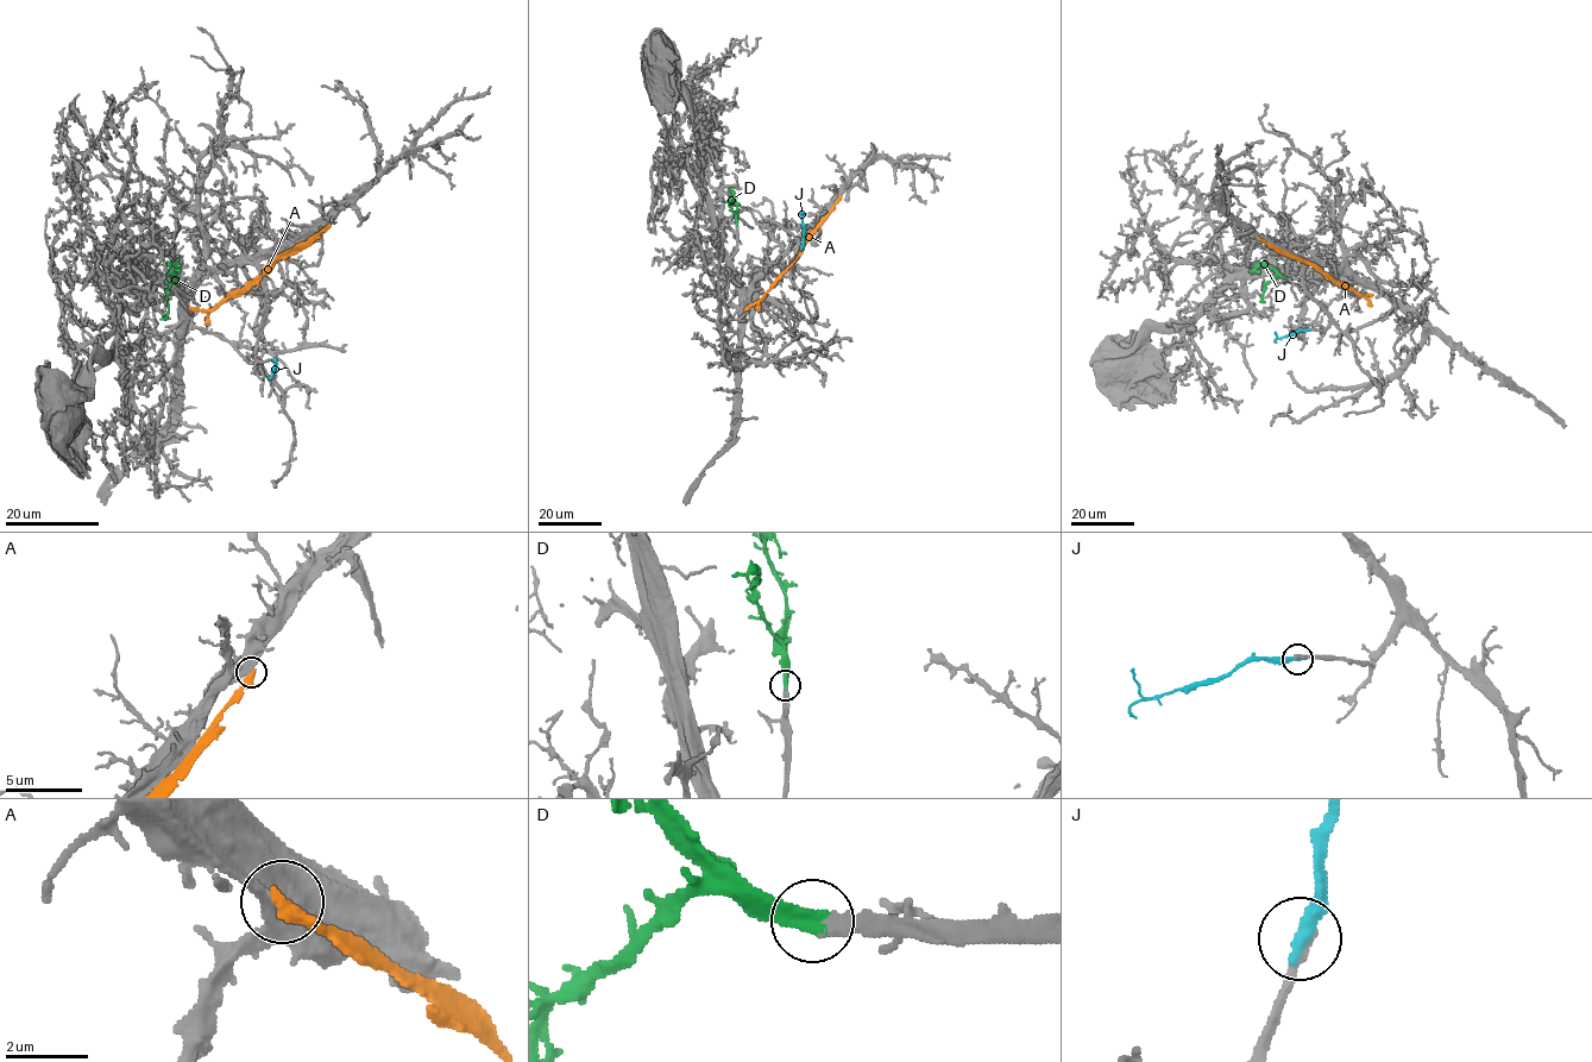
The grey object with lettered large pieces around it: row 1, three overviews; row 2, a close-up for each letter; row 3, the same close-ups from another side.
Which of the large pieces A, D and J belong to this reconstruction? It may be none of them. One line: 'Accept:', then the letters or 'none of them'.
Accept: D

